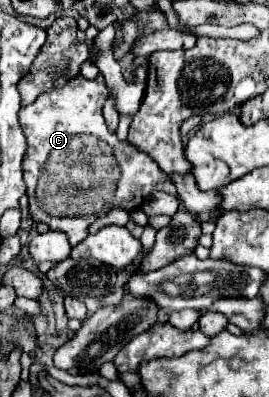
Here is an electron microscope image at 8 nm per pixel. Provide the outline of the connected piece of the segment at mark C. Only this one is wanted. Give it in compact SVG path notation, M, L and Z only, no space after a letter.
M76 75L64 87L54 87L38 95L32 105L22 107L18 113L28 143L22 171L28 185L30 217L36 223L46 223L52 231L66 233L72 247L84 241L88 227L110 209L122 207L132 211L154 191L176 195L168 175L152 157L130 141L120 141L116 133L108 129L102 115L108 95L110 89L102 75L96 79Z

